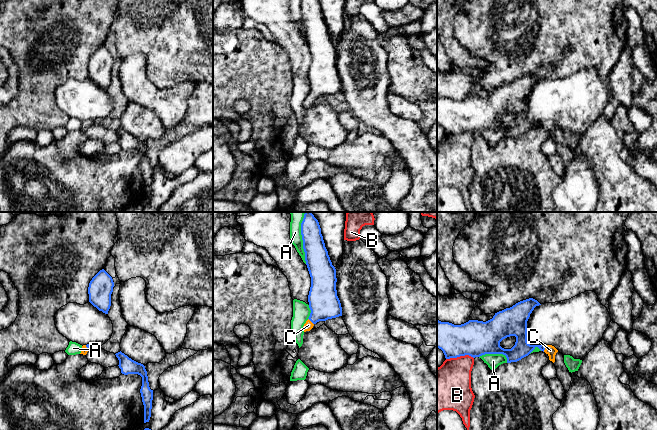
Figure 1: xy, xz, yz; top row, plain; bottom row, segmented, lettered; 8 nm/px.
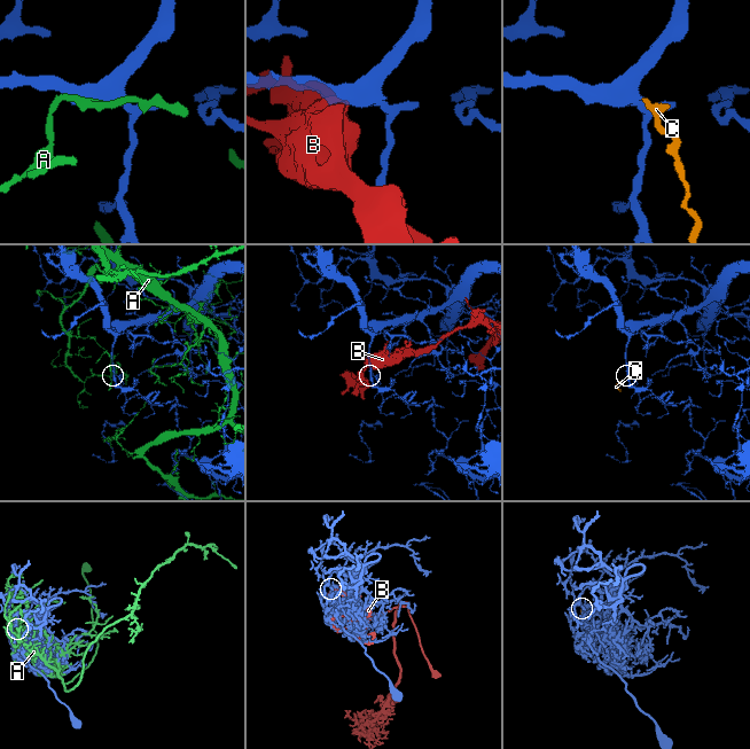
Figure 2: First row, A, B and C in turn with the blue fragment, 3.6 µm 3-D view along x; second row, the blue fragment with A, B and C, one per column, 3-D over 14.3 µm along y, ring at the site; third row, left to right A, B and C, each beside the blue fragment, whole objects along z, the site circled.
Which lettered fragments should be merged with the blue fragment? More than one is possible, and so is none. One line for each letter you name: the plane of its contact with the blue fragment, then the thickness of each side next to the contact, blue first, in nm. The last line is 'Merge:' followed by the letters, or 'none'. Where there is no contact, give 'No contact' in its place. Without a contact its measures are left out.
C: Touches blue in yz. Thickness 140 nm (blue) against 80 nm
Merge: C

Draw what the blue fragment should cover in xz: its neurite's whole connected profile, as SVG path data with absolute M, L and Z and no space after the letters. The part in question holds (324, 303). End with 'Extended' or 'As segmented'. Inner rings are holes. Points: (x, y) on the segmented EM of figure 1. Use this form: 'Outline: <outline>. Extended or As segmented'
Outline: M305 212L301 223L305 261L311 277L308 295L310 316L303 331L310 331L319 321L342 316L342 307L336 290L336 269L325 247L318 220Z. Extended

